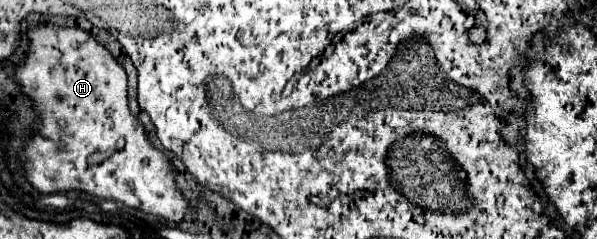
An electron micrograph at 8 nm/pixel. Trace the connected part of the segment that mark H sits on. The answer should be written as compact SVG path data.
M32 28L30 54L26 64L18 68L16 78L42 114L38 134L22 154L22 160L26 160L26 172L32 176L28 182L34 188L44 194L84 190L100 198L114 198L130 208L156 214L168 222L180 222L184 218L188 206L172 180L170 162L146 140L144 128L134 126L134 116L130 114L126 100L126 72L90 34L80 28Z

